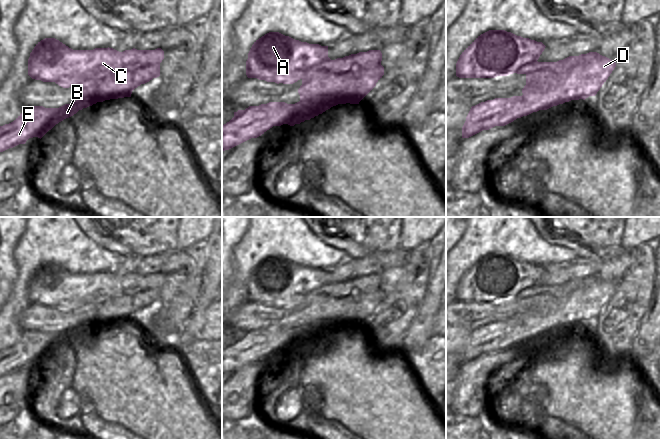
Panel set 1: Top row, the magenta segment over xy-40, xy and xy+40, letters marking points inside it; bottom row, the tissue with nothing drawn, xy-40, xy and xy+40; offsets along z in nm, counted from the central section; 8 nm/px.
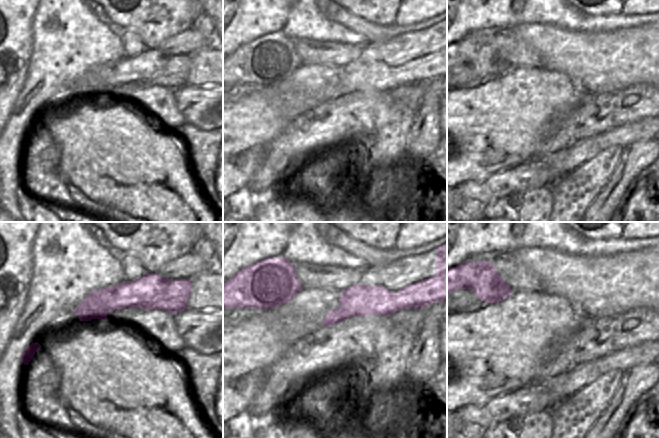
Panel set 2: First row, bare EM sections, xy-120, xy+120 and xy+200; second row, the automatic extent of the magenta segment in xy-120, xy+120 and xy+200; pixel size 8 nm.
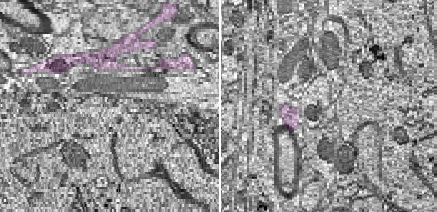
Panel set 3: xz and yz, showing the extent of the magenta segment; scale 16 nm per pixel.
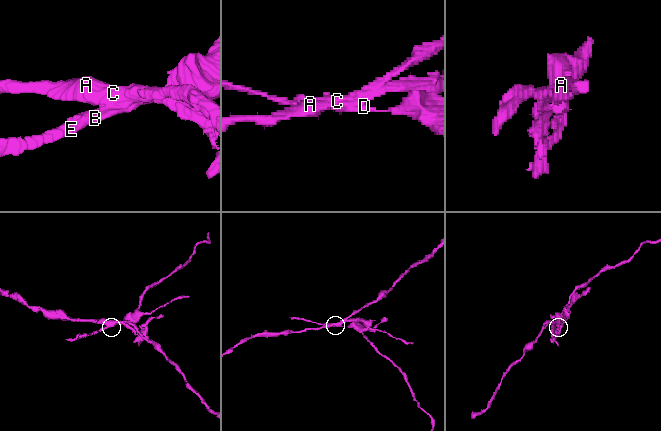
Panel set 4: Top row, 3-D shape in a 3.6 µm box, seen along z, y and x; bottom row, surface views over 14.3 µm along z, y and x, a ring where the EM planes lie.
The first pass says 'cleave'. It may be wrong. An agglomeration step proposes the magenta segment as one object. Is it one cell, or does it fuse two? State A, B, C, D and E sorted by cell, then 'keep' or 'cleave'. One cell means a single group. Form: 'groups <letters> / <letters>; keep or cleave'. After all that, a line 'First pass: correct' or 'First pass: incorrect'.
groups A C / B D E; cleave
First pass: correct

